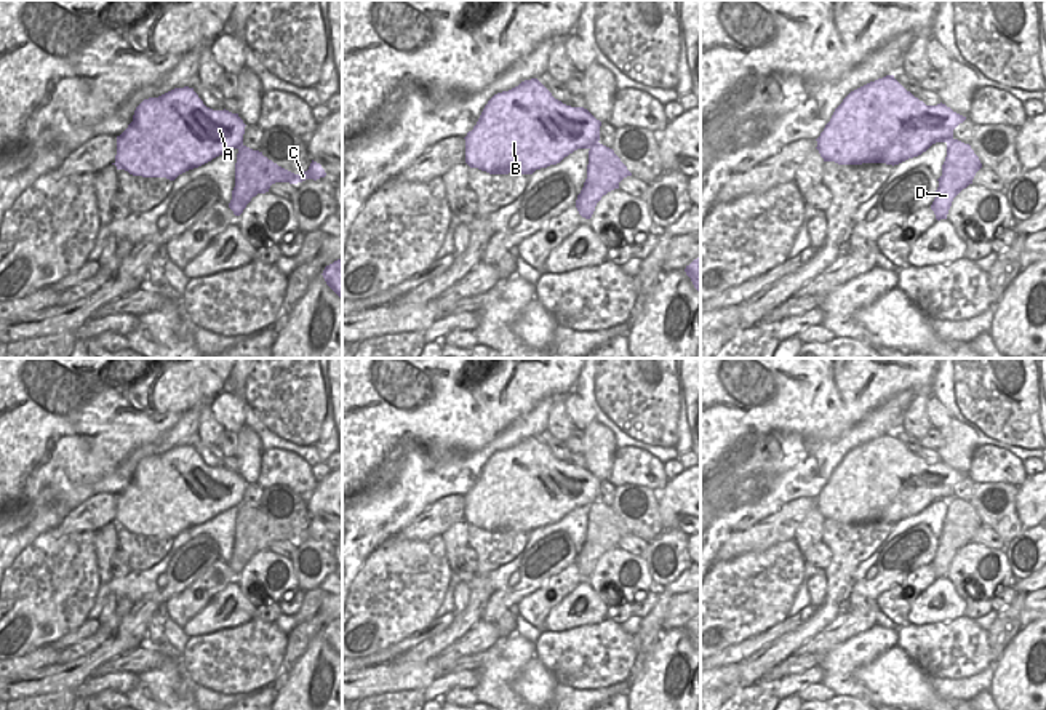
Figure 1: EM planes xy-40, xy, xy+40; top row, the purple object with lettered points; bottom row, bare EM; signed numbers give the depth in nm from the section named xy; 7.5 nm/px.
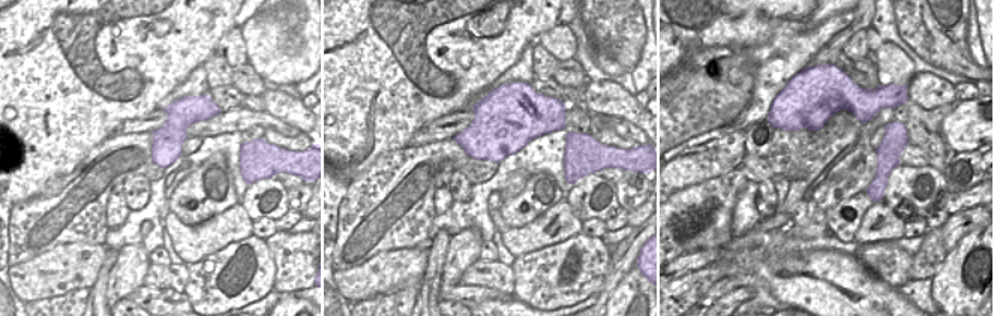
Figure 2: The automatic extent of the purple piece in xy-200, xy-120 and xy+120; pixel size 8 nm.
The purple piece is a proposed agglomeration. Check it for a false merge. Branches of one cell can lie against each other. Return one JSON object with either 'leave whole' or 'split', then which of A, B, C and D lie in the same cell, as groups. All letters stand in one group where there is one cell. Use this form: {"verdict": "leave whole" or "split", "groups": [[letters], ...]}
{"verdict": "split", "groups": [["A", "B"], ["C", "D"]]}

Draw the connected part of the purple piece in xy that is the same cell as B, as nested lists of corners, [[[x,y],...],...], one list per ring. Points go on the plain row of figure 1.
[[[537,438],[494,453],[467,491],[465,521],[489,532],[533,532],[600,499],[601,480],[555,457]]]

